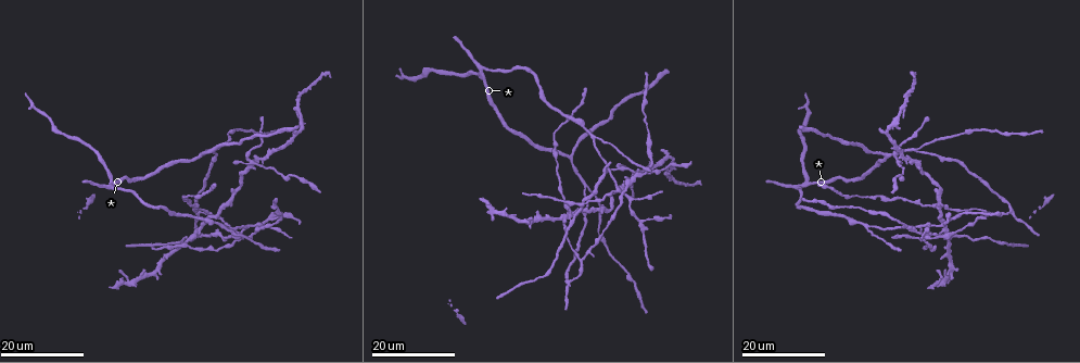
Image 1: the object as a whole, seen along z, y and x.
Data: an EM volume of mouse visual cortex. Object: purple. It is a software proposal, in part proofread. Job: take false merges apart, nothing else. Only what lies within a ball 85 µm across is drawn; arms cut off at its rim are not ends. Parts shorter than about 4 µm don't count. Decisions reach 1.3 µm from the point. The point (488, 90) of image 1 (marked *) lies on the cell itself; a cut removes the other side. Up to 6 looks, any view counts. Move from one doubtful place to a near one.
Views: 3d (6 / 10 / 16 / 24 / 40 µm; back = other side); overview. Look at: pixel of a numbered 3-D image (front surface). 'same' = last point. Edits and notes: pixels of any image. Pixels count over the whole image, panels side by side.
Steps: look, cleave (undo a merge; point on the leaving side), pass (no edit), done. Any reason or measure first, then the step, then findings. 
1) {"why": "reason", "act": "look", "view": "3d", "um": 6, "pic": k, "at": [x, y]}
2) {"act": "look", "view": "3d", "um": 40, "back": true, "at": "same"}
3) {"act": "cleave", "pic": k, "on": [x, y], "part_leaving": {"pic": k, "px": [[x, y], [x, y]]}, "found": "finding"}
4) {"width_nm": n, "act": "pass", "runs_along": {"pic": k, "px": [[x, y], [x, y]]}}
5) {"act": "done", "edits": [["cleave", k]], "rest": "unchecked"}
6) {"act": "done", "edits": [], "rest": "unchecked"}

{"why": "three arms meet", "act": "look", "view": "3d", "um": 24, "pic": 1, "at": [573, 221]}

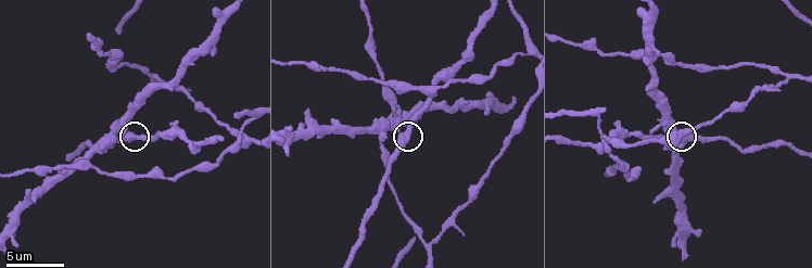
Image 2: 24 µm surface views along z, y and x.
{"act": "look", "view": "3d", "um": 6, "pic": 2, "at": [402, 137]}

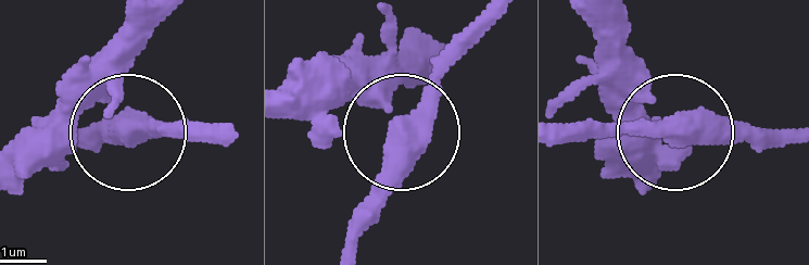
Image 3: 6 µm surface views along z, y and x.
{"side_arm_um": 50, "arms": 3, "act": "pass", "found": "one cell here"}

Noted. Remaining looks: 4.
{"act": "look", "view": "3d", "um": 16, "pic": 1, "at": [1011, 213]}

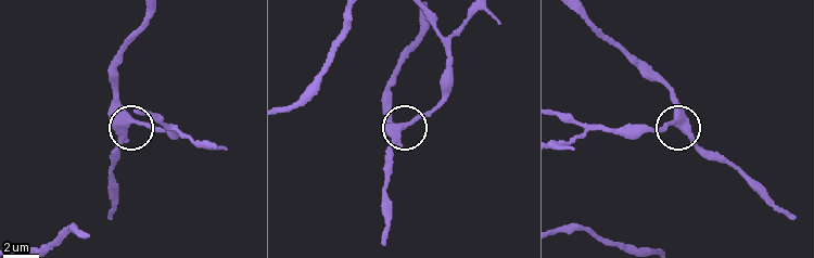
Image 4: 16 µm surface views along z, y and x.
{"why": "closer look", "act": "look", "view": "3d", "um": 6, "pic": 4, "at": [131, 120]}

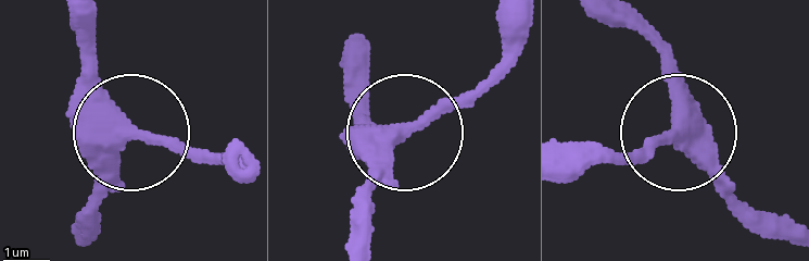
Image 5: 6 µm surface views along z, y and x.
{"side_arm_um": 9, "act": "pass", "found": "one cell here"}

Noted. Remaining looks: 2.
{"why": "three arms meet", "act": "look", "view": "3d", "um": 16, "pic": 1, "at": [631, 203]}

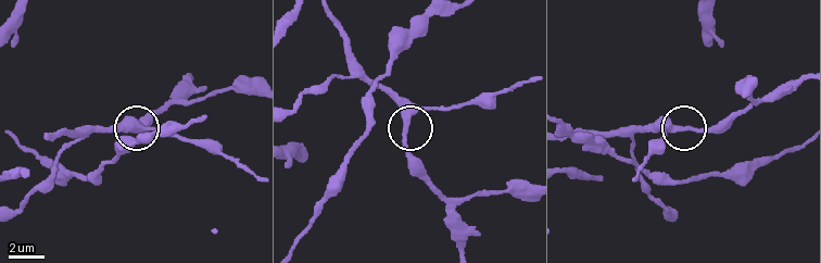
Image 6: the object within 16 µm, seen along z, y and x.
{"act": "look", "view": "3d", "um": 10, "pic": 6, "at": [672, 127]}

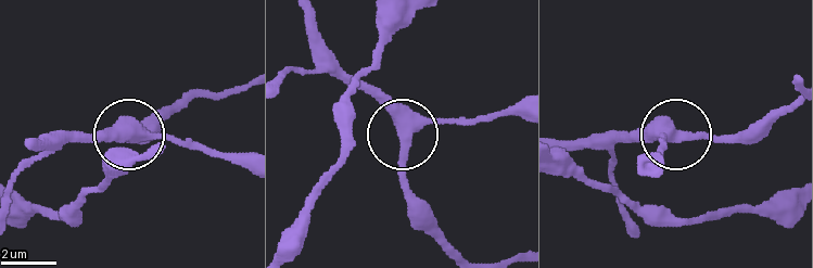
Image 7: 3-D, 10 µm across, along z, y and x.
{"arms": 3, "act": "pass", "runs_along": {"pic": 7, "px": [[305, 17], [315, 38], [401, 129], [467, 123]]}, "found": "continuous, no second cell"}

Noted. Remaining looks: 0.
{"act": "done", "edits": [], "rest": "unchecked"}

